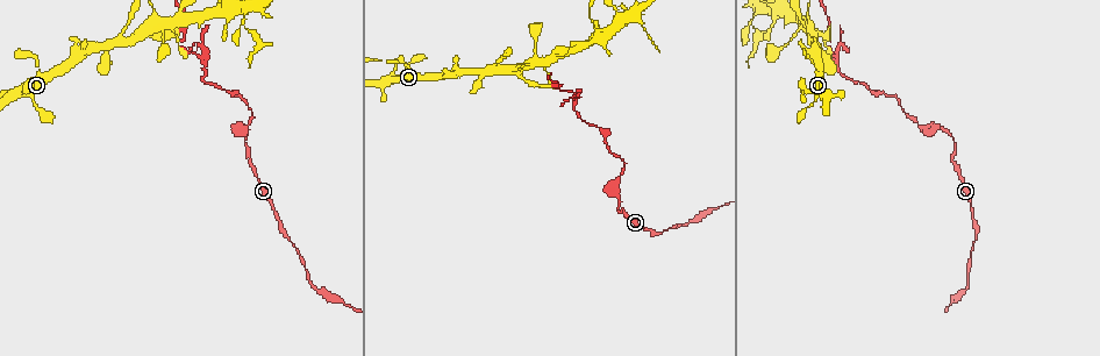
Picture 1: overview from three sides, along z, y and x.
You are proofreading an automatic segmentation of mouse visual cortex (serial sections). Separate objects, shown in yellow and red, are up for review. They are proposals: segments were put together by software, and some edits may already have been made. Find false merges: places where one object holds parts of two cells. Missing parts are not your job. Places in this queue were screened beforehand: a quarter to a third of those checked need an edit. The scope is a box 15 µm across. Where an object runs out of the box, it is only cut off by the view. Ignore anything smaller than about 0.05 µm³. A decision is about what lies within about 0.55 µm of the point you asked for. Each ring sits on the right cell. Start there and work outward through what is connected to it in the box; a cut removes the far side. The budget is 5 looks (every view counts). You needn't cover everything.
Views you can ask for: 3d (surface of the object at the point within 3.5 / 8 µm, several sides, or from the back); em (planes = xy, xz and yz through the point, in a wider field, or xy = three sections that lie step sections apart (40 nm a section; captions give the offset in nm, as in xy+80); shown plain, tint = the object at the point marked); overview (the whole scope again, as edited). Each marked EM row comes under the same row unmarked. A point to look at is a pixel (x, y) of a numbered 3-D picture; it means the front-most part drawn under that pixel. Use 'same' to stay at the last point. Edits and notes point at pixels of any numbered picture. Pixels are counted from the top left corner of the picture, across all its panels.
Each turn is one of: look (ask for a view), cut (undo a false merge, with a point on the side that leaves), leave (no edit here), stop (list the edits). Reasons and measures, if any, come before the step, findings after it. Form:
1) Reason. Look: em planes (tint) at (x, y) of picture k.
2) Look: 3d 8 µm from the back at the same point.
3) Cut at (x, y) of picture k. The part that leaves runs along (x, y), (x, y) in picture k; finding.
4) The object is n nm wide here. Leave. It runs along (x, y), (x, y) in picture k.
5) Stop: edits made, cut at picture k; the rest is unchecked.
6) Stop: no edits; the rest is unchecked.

Sharp bend. Look: 3d 8 µm from the back at (835, 55) of picture 1.

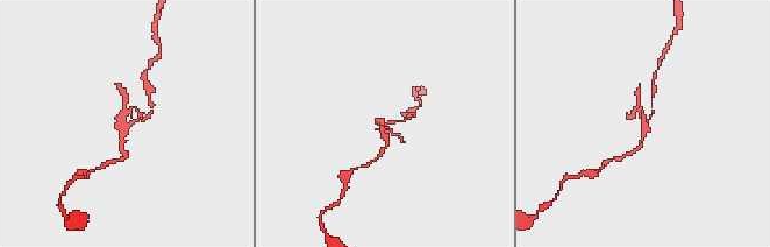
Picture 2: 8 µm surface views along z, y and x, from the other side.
Look: em xy step 5 (tint) at (121, 124) of picture 2.

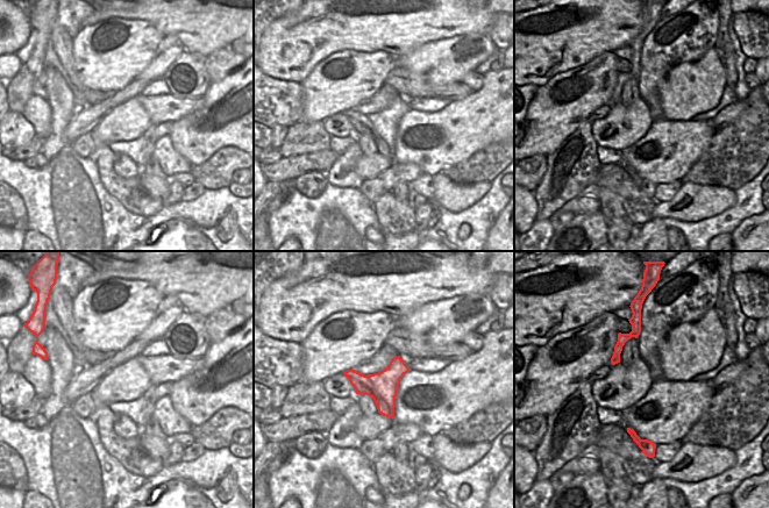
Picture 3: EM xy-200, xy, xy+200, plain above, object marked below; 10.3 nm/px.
Cut at (629, 117) of picture 2. Two cells meet here.

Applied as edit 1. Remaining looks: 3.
Two arms at a narrow angle. Look: 3d 3.5 µm at (109, 43) of picture 1.

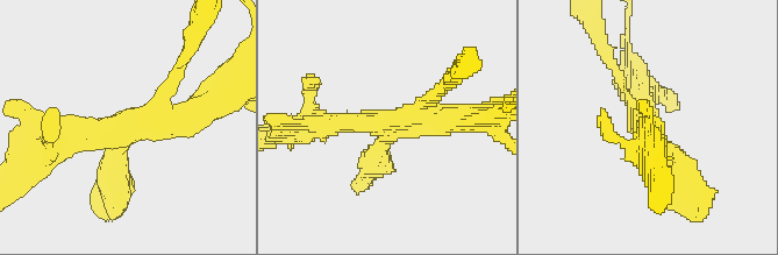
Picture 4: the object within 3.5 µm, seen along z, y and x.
Look: em xy step 3 (tint) at (389, 124) of picture 4.

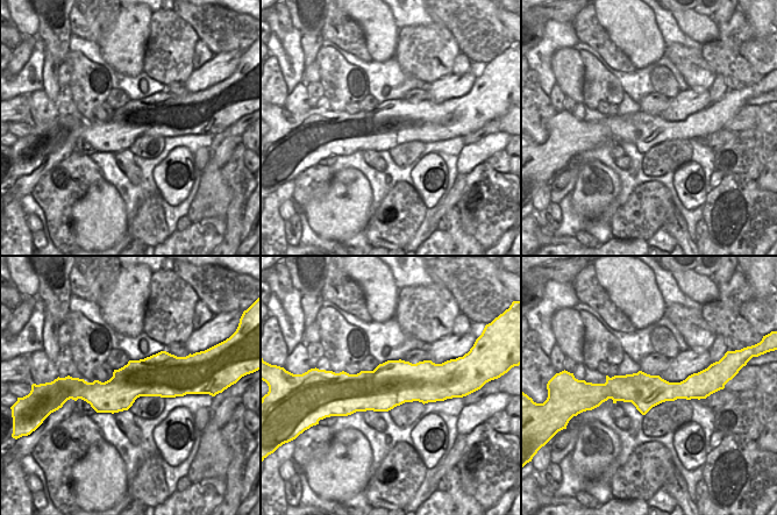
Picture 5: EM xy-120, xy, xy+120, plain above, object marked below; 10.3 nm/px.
The arms are 150, 300, 350, 400 nm wide. Leave. It runs along (700, 379), (686, 390), (603, 393) in picture 5; all the same cell.

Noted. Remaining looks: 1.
Stop: edits made, cut at picture 2; the rest is unchecked.

